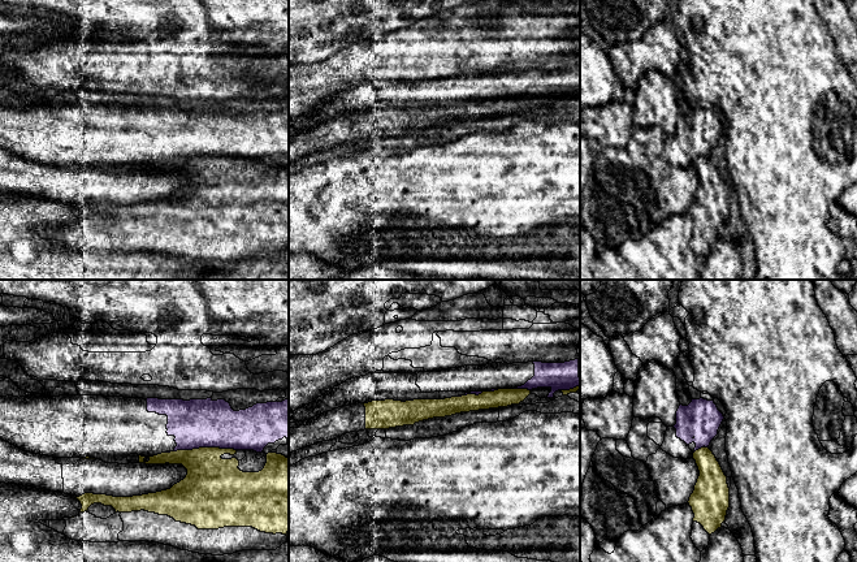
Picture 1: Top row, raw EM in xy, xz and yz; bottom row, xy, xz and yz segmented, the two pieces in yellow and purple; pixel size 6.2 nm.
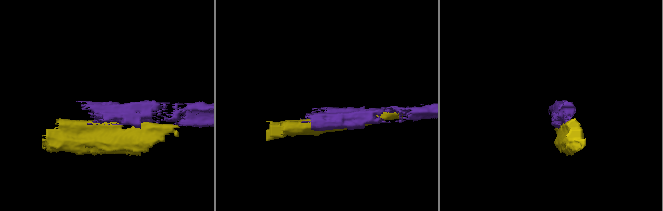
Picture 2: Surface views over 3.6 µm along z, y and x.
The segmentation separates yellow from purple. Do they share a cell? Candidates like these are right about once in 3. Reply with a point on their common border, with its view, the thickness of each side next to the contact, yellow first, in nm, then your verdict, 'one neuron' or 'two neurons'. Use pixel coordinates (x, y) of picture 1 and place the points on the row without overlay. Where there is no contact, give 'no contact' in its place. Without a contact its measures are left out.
contact xy (204, 156); calibres 360 and 300 nm; two neurons

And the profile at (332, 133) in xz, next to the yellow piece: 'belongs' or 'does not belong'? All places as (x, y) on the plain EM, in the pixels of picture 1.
belongs

